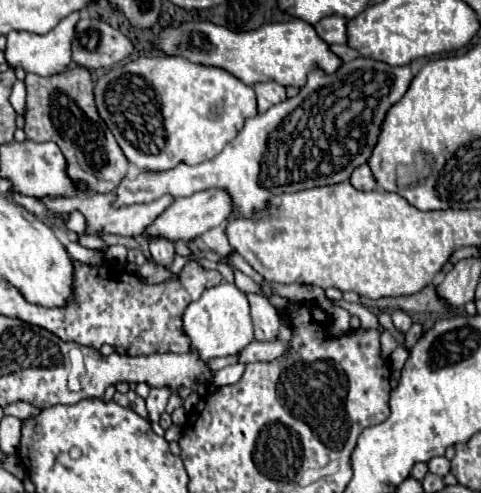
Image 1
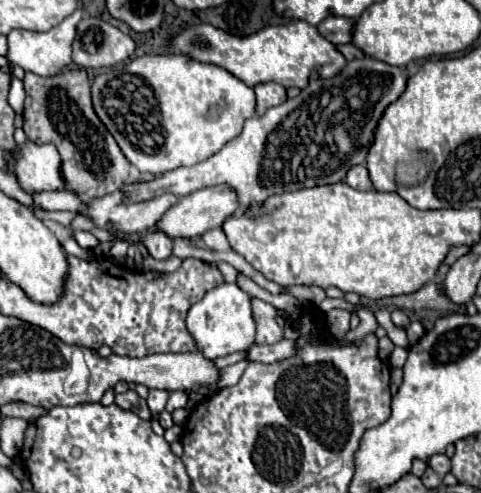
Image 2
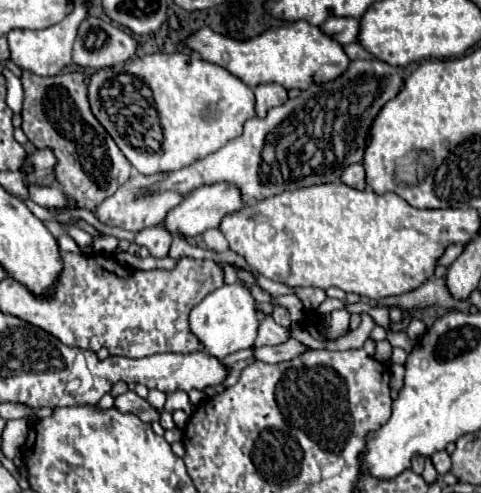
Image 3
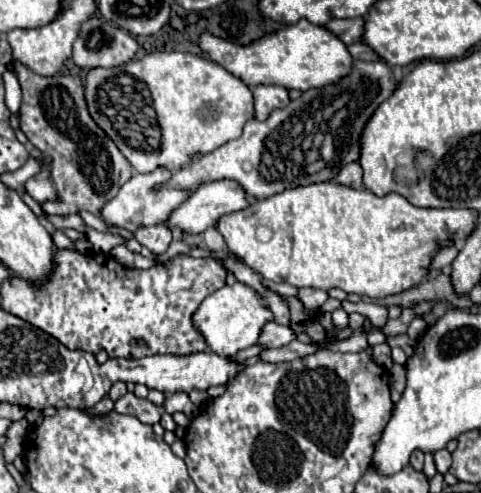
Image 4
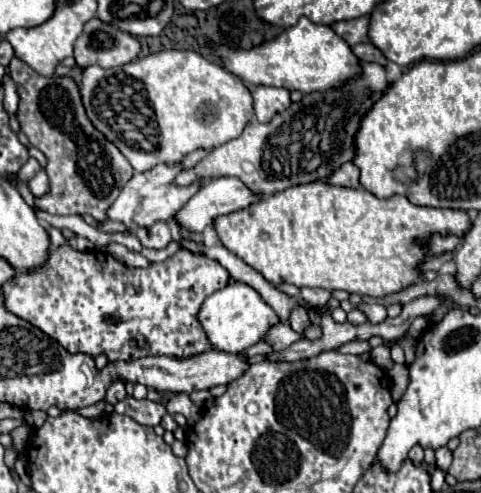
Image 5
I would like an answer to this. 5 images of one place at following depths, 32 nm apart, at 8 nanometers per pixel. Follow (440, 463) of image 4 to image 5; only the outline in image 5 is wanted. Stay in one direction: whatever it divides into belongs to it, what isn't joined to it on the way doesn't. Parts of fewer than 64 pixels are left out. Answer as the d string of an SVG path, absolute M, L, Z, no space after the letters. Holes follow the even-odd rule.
M446 446L438 448L436 450L436 466L442 468L442 470L446 470L450 464L452 464L452 452Z

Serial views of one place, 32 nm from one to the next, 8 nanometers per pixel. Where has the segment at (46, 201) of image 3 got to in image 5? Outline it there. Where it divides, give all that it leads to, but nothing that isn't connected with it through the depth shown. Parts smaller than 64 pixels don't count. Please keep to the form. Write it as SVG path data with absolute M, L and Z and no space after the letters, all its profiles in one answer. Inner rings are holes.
M44 168L34 178L30 178L30 190L34 196L44 196L48 192L48 176Z

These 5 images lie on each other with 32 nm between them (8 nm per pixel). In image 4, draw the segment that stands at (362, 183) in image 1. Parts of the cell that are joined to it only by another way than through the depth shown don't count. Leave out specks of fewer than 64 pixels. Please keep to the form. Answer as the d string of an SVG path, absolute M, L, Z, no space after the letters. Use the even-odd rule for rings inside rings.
M346 164L334 178L334 182L338 184L344 184L344 186L350 186L350 188L364 188L362 186L362 172L360 172L360 166L358 164Z

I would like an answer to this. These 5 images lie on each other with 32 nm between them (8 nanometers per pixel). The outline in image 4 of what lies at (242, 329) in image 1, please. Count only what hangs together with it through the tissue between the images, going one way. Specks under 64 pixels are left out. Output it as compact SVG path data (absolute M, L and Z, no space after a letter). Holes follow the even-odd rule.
M236 282L232 286L224 286L220 290L216 290L208 298L204 298L200 308L196 310L194 320L196 320L196 326L200 328L200 332L204 332L204 338L208 340L208 348L212 352L222 354L222 356L232 356L238 350L254 346L258 342L262 328L268 322L274 322L274 314L268 306L262 304L258 294L250 286Z

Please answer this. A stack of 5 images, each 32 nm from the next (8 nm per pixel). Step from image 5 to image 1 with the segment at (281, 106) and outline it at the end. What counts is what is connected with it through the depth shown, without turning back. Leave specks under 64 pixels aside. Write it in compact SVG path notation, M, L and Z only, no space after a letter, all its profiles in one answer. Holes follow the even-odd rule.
M262 82L254 86L256 98L258 98L258 112L264 114L268 108L280 104L286 100L286 90L282 84L276 82Z

